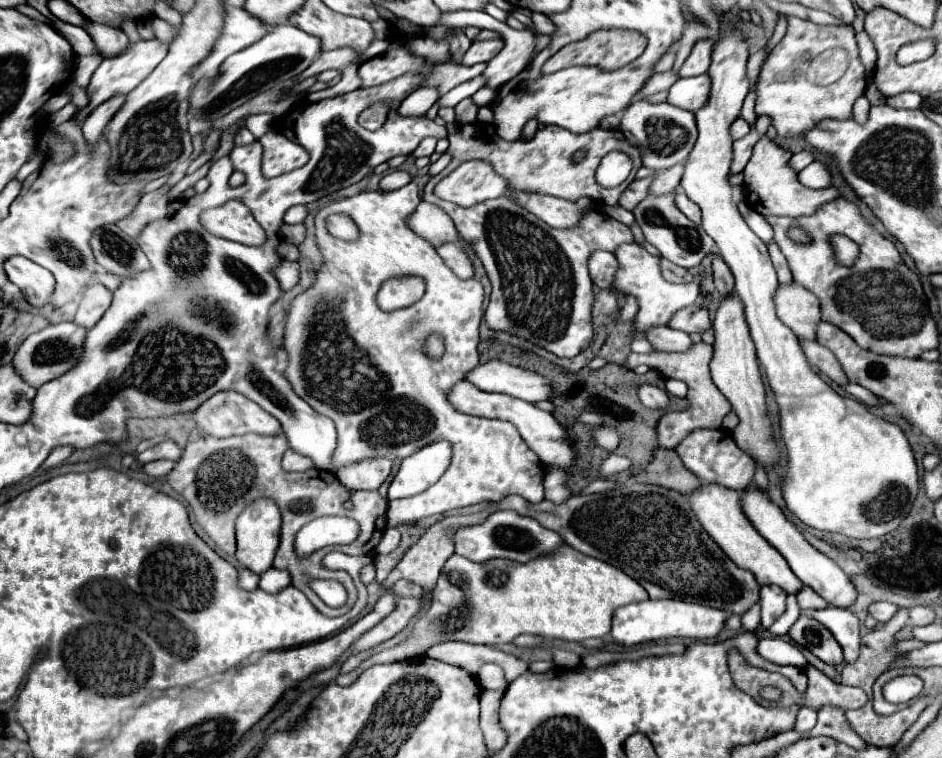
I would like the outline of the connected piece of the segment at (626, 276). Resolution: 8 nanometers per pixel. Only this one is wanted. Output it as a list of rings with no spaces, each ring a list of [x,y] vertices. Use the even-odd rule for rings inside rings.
[[[636,243],[620,245],[614,251],[614,255],[618,259],[618,271],[616,271],[613,286],[617,290],[638,297],[640,311],[638,311],[638,315],[634,319],[634,329],[636,331],[644,331],[644,329],[650,329],[654,325],[666,325],[676,309],[692,305],[696,301],[696,297],[700,295],[698,281],[692,281],[688,285],[674,285],[674,283],[664,281],[662,275],[660,275],[660,267],[658,267],[660,259],[652,257],[644,247],[640,247]]]

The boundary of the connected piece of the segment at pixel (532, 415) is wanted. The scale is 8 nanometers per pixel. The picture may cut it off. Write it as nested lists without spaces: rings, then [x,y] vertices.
[[[460,381],[458,385],[454,385],[448,391],[448,401],[456,407],[456,411],[466,413],[466,415],[476,415],[476,417],[488,417],[488,419],[500,419],[500,421],[510,421],[520,437],[526,441],[526,445],[540,457],[542,463],[546,463],[550,467],[550,475],[546,475],[544,479],[544,491],[546,491],[546,499],[550,499],[552,503],[560,503],[566,501],[572,493],[566,489],[564,481],[566,481],[566,473],[564,469],[570,467],[572,459],[574,459],[574,449],[572,443],[568,439],[566,429],[546,411],[536,409],[532,403],[524,403],[520,399],[508,397],[508,395],[498,395],[498,393],[486,393],[480,391],[476,387],[472,387],[468,381]]]

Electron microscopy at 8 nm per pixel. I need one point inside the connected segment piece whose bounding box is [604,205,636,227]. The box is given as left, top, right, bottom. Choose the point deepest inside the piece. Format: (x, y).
(616, 211)

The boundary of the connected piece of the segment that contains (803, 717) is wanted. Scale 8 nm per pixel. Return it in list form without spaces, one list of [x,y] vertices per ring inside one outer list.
[[[802,707],[796,719],[796,731],[810,731],[816,725],[816,711],[810,707]]]

